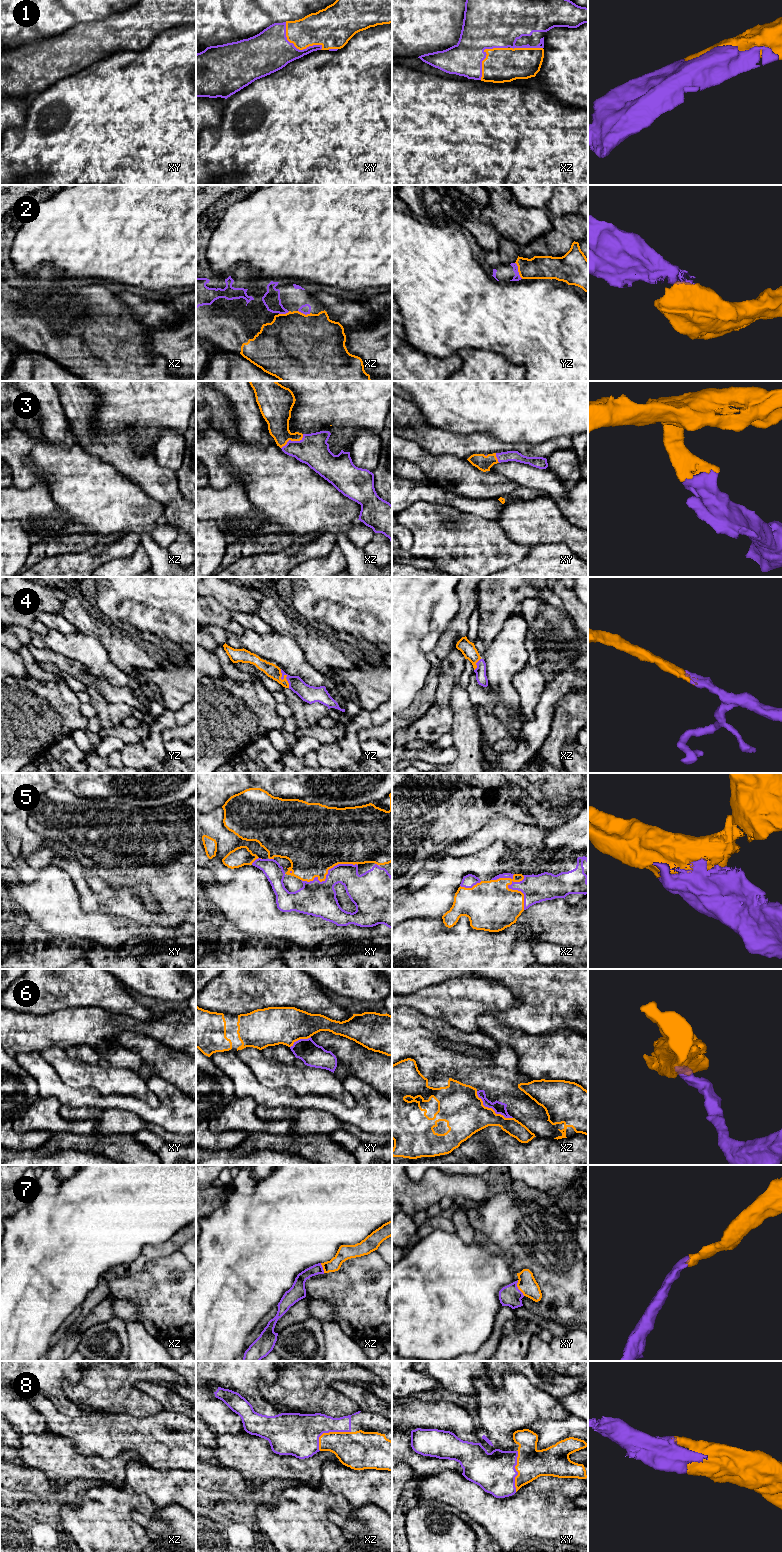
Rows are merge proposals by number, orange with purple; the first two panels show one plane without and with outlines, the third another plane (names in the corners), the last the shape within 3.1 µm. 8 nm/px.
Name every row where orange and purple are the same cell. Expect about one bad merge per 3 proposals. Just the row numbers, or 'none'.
1, 2, 3, 4, 5, 6, 7, 8

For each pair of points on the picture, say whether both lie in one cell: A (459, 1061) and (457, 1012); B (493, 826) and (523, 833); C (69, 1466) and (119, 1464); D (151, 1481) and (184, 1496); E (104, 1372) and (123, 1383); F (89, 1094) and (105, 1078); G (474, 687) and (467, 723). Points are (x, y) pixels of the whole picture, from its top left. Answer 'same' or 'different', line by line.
A: different
B: same
C: same
D: same
E: same
F: different
G: different

